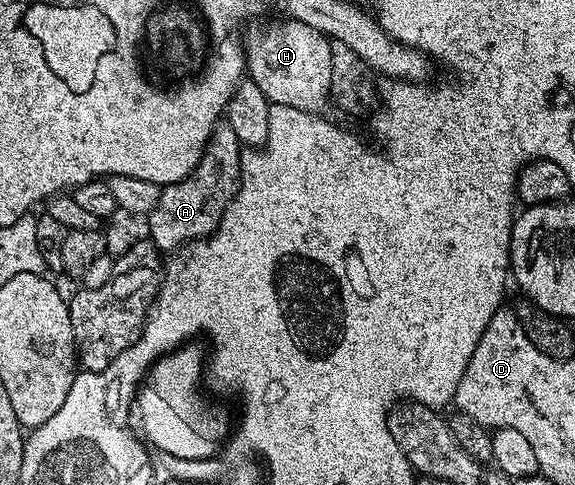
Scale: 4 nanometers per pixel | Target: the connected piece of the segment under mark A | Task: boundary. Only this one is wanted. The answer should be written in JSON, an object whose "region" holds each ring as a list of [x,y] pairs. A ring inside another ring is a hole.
{"region":[[[226,122],[216,124],[203,148],[195,169],[184,180],[166,185],[160,191],[157,206],[145,218],[146,235],[160,250],[178,250],[193,240],[201,240],[211,235],[223,211],[235,197],[239,189],[239,158],[241,145],[233,126]]]}

